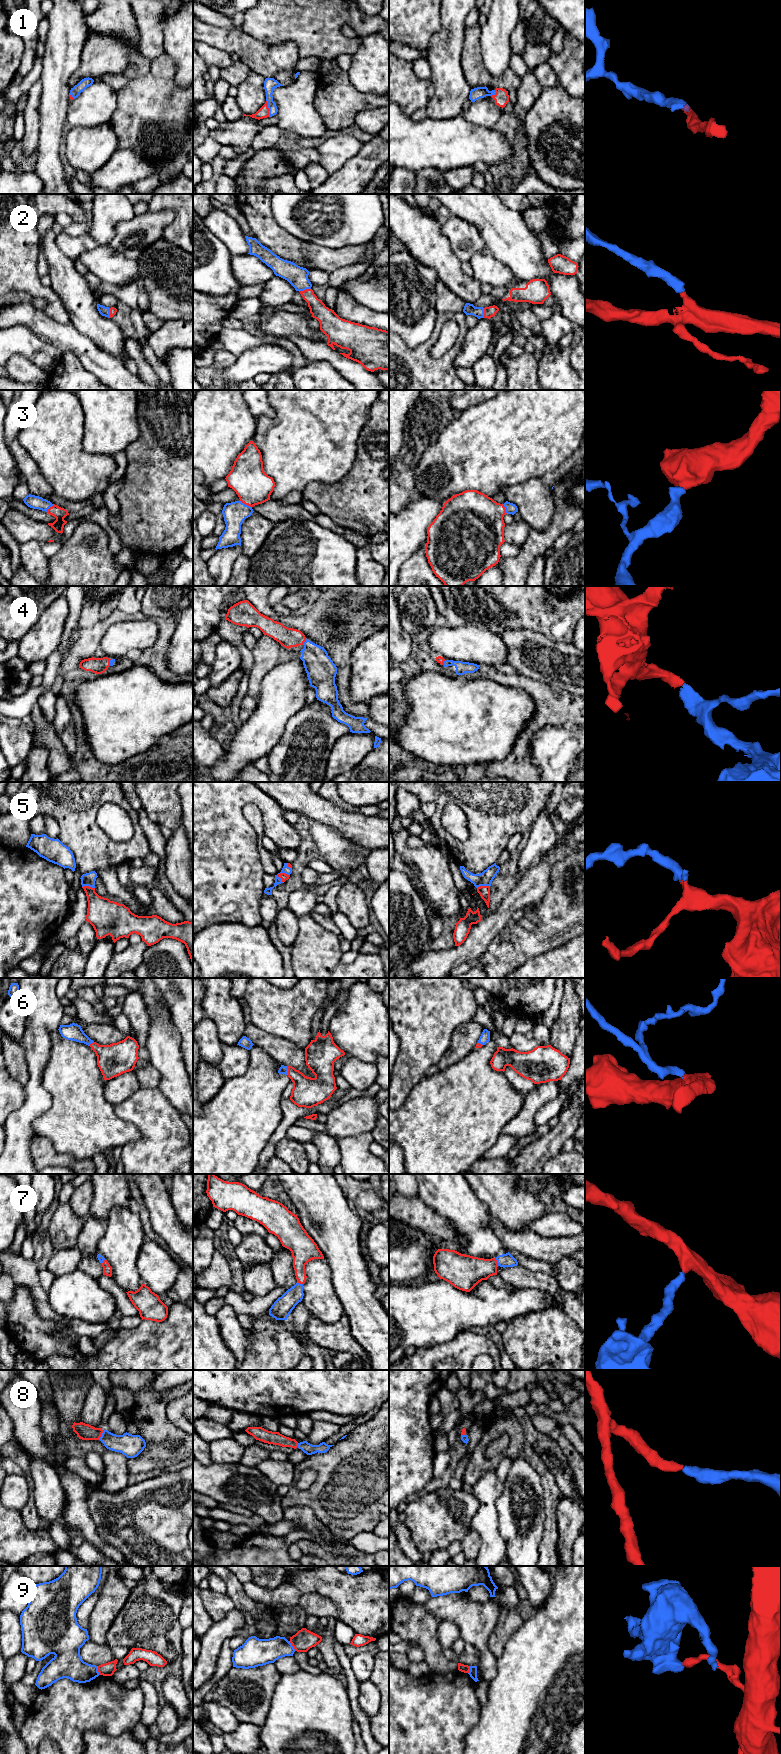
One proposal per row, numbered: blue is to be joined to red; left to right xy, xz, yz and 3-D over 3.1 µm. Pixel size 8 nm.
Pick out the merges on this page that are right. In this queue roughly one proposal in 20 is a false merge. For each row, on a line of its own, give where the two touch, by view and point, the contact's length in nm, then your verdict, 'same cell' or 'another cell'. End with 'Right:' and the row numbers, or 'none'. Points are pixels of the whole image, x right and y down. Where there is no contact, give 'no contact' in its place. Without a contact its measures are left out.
1: contact xz (268, 108); length 140 nm; same cell
2: contact xz (304, 290); length 100 nm; same cell
3: contact xz (246, 504); length 110 nm; same cell
4: contact xz (304, 641); length 60 nm; same cell
5: contact xz (282, 873); length 110 nm; same cell
6: contact xz (288, 1070); length 70 nm; same cell
7: contact yz (496, 1262); length 70 nm; same cell
8: contact xy (101, 1434); length 80 nm; same cell
9: contact xz (292, 1645); length 90 nm; another cell
Right: 1, 2, 3, 4, 5, 6, 7, 8

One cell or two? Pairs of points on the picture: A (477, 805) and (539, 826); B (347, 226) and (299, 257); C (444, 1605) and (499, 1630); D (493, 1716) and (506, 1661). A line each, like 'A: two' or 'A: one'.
A: two
B: two
C: two
D: one

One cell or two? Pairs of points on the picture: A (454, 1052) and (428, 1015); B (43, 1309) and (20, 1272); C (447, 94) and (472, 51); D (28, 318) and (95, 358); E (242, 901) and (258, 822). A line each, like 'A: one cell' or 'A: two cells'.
A: two cells
B: one cell
C: two cells
D: one cell
E: two cells

